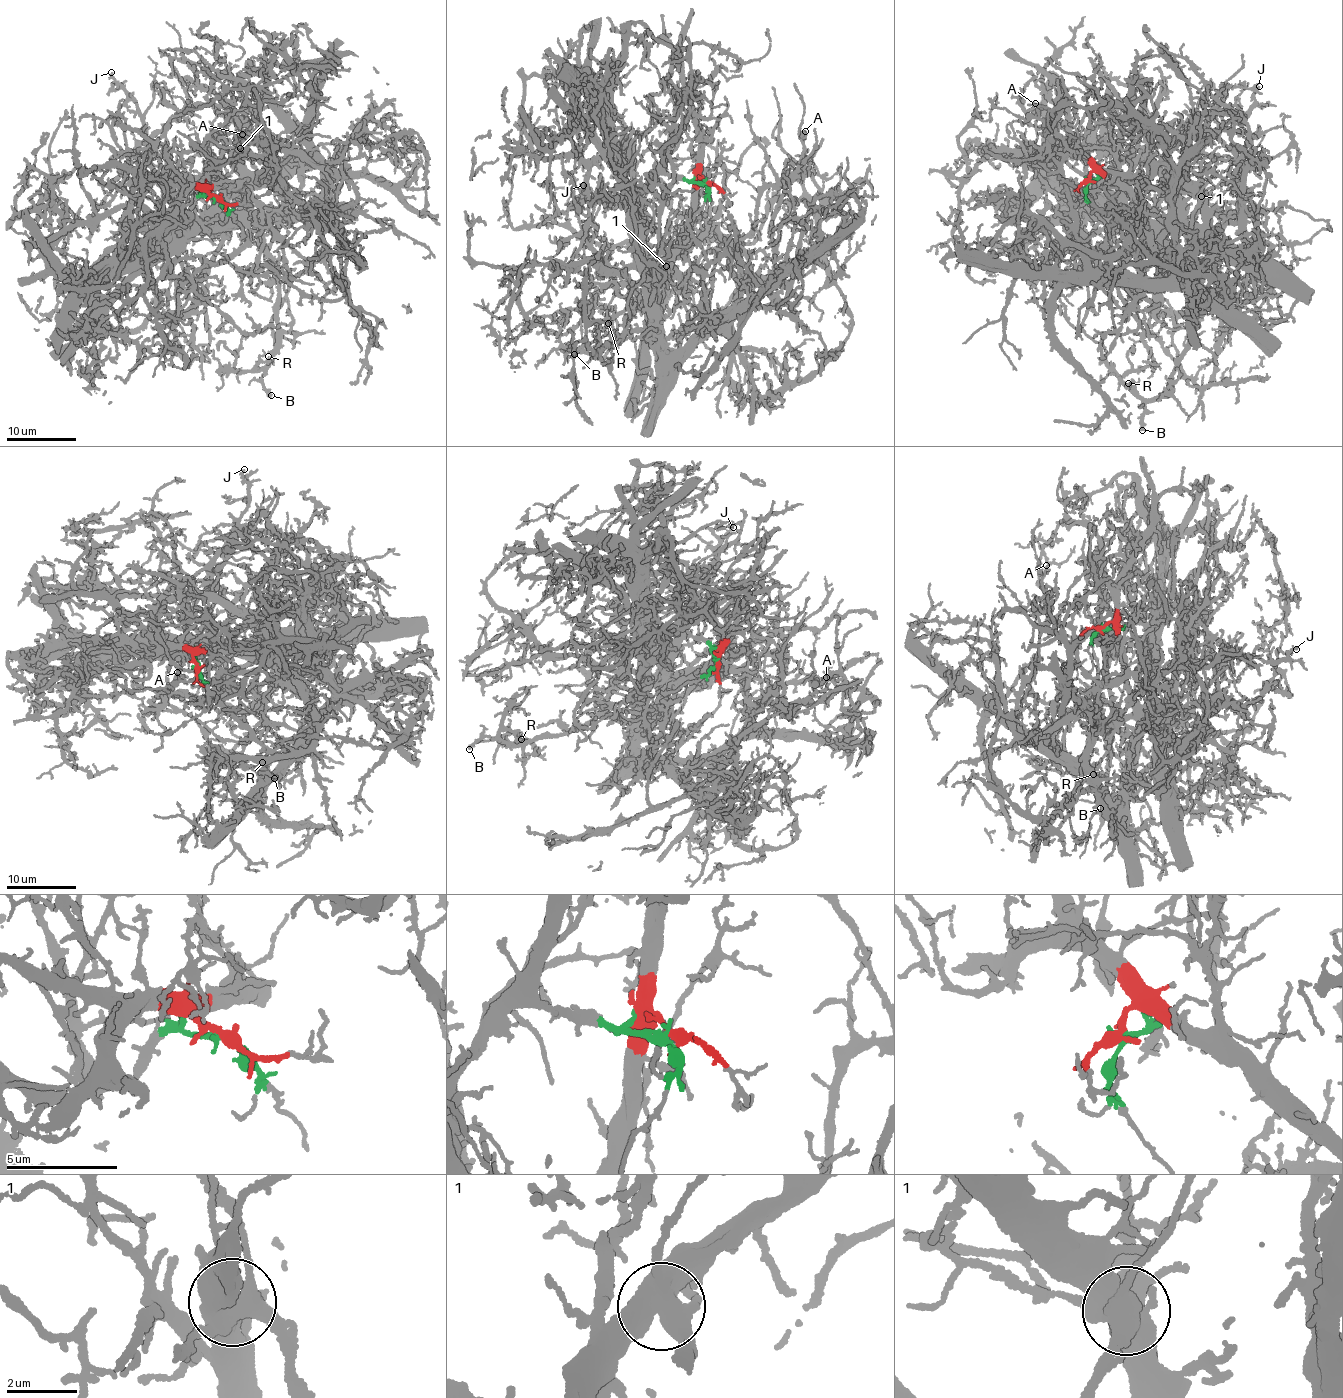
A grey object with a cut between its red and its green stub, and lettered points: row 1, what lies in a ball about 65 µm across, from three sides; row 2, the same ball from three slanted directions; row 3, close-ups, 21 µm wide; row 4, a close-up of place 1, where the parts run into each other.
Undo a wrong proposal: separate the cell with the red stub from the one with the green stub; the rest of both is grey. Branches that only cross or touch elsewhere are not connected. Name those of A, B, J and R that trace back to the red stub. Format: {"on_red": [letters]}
{"on_red": ["A", "B", "R"]}

